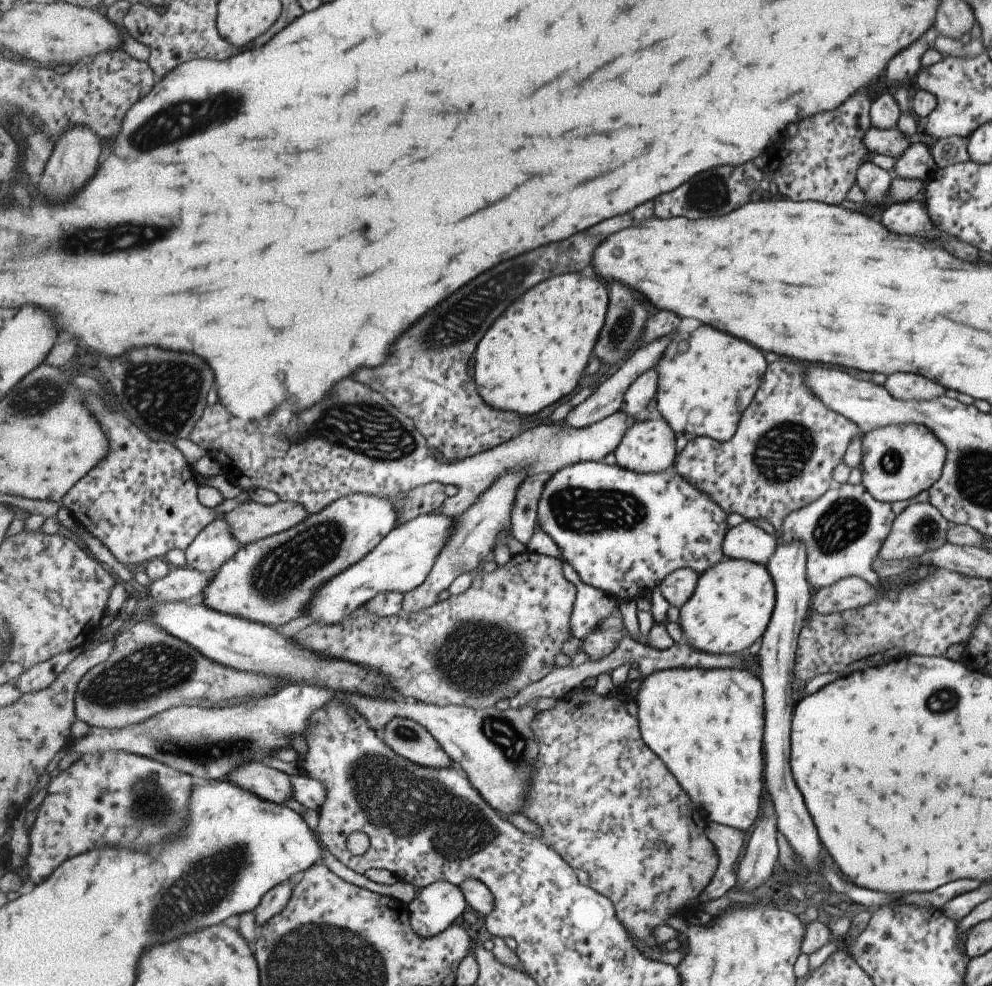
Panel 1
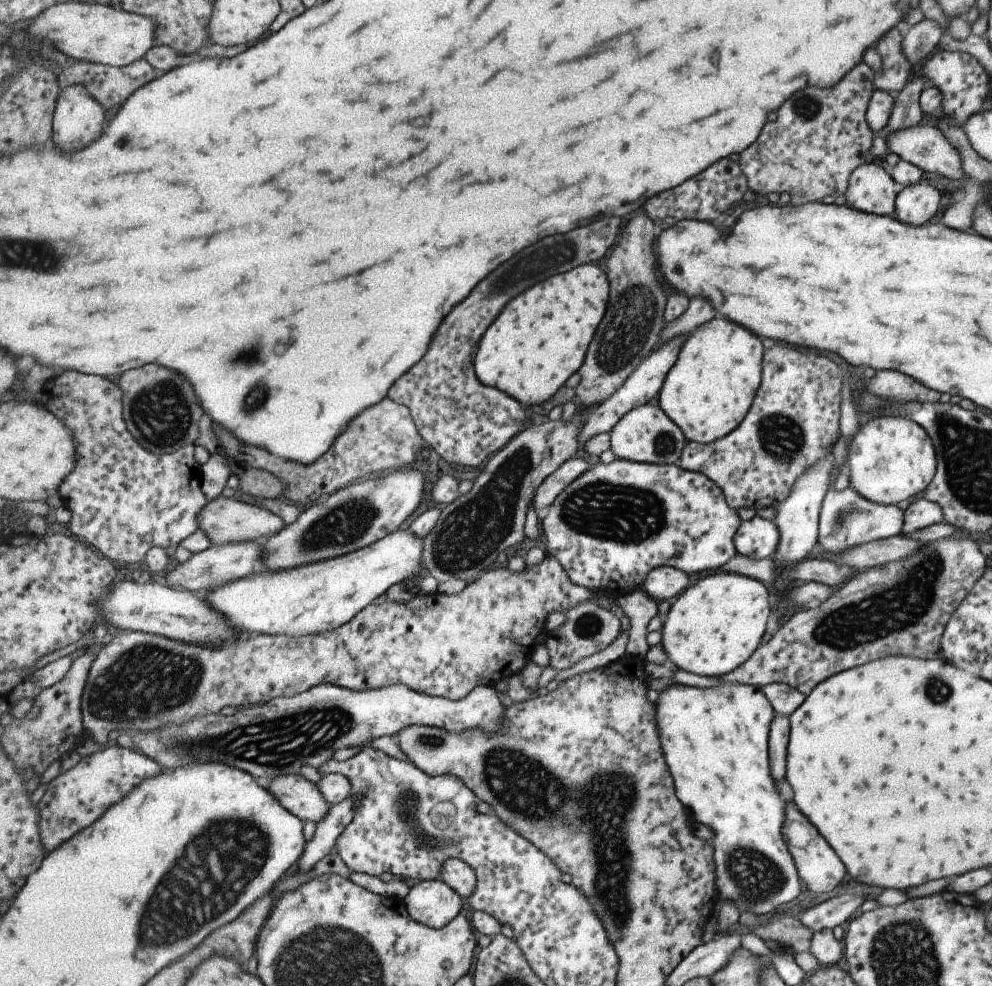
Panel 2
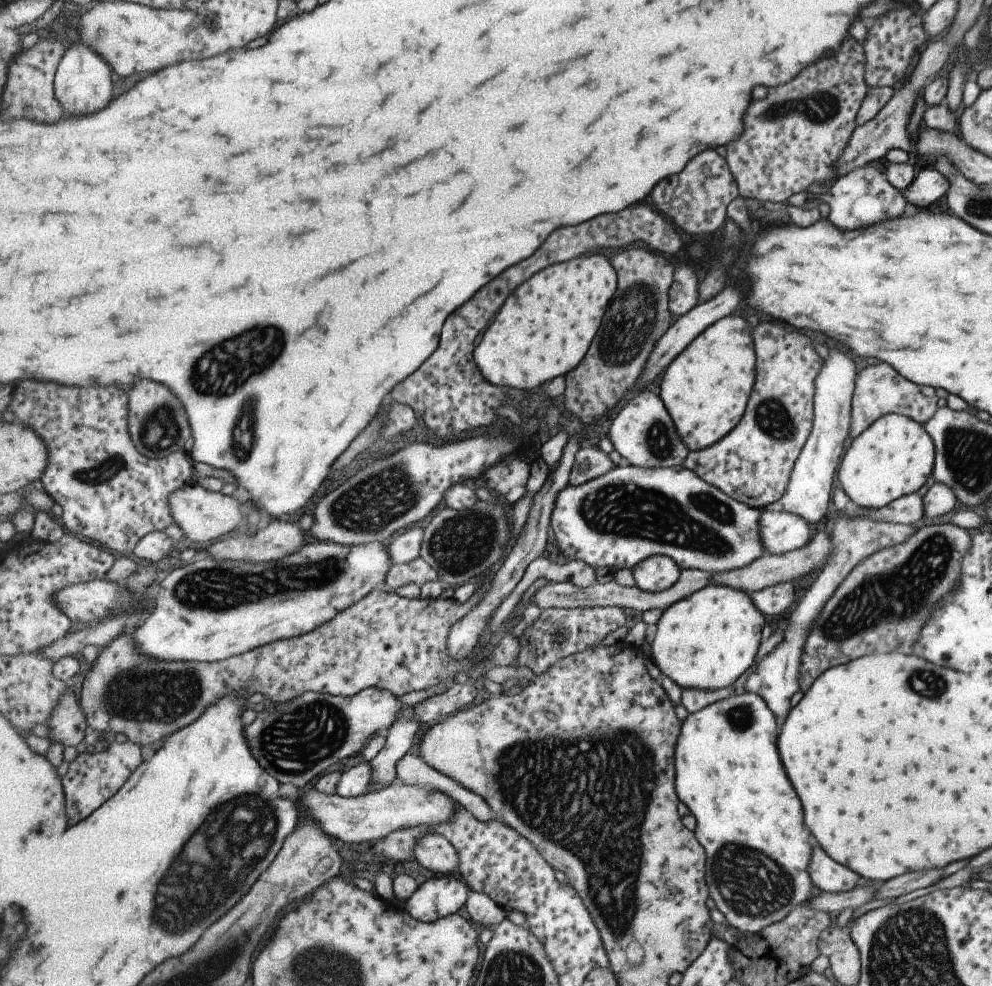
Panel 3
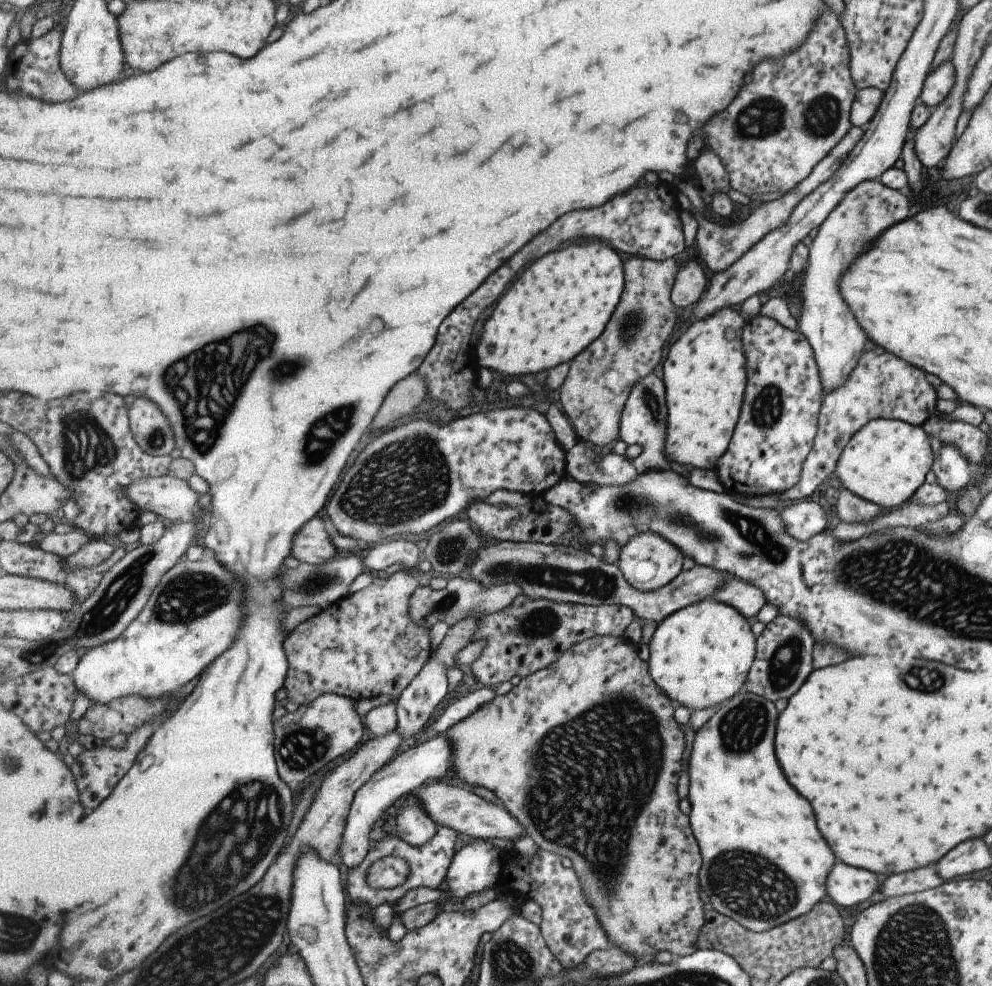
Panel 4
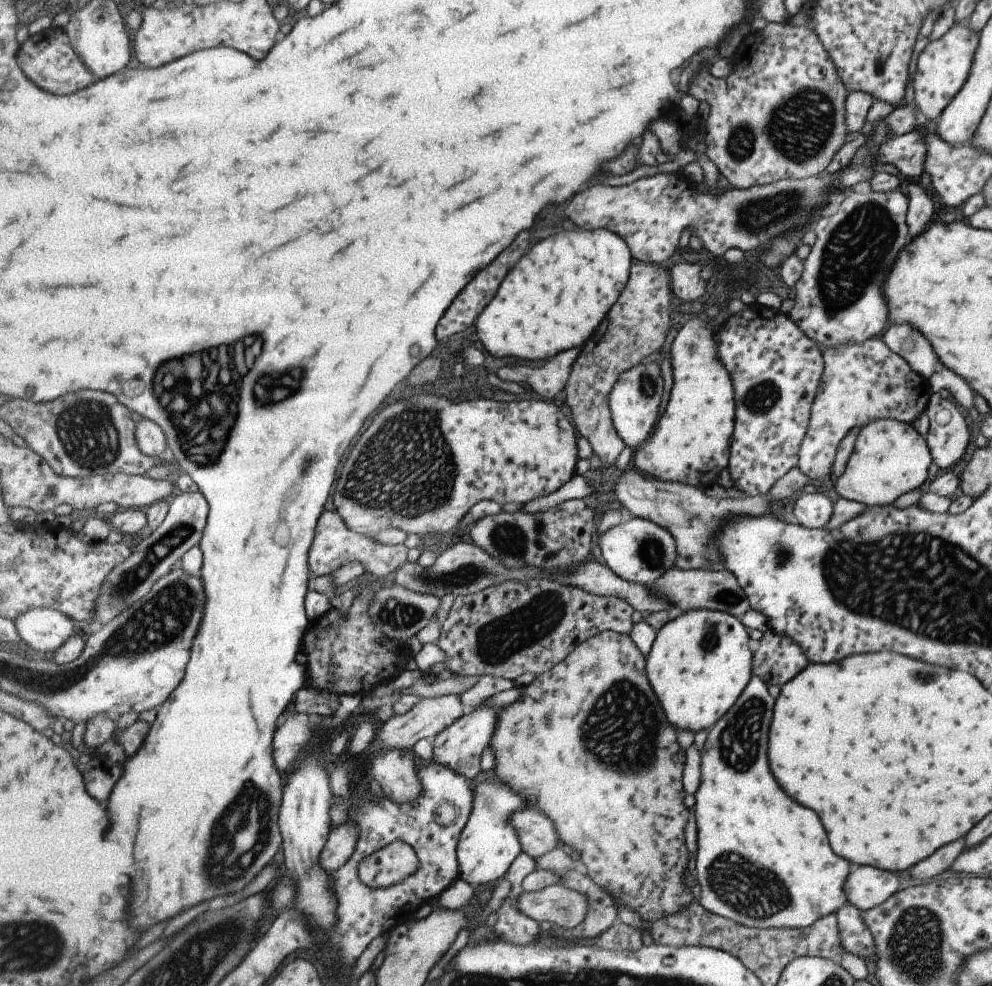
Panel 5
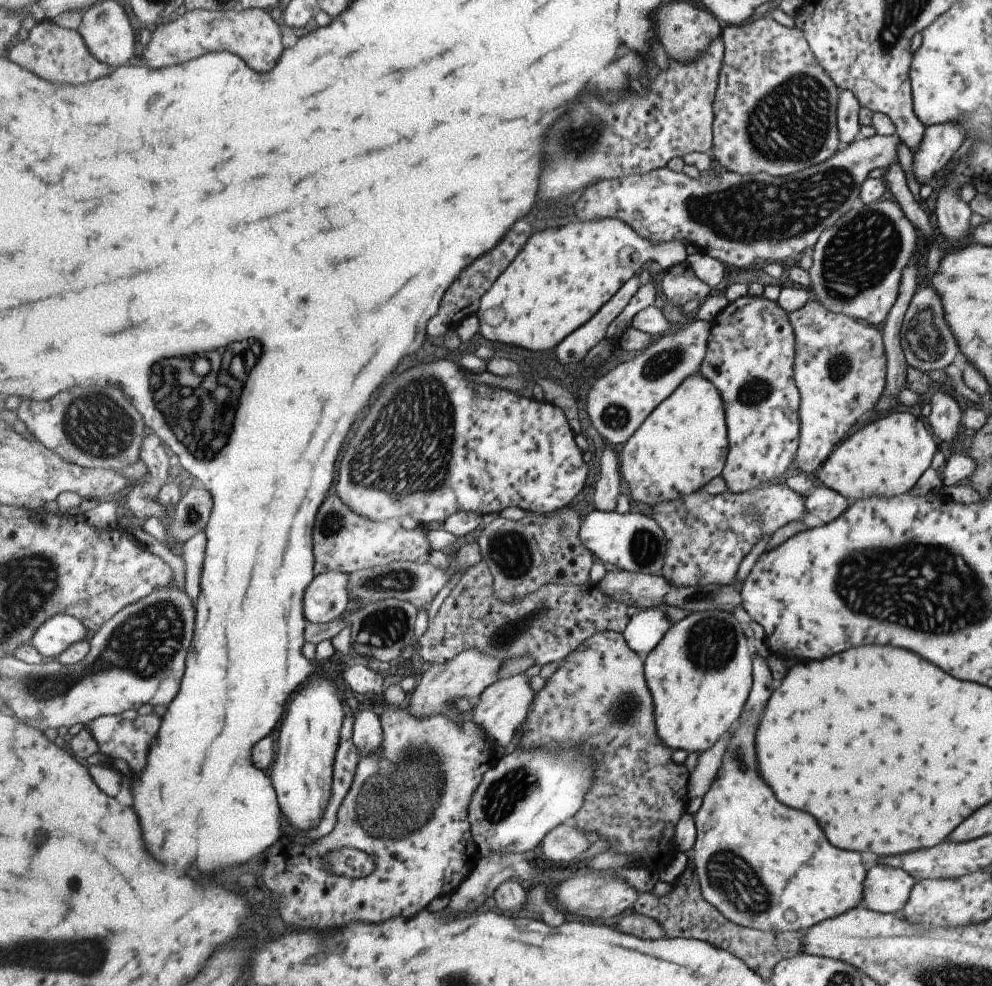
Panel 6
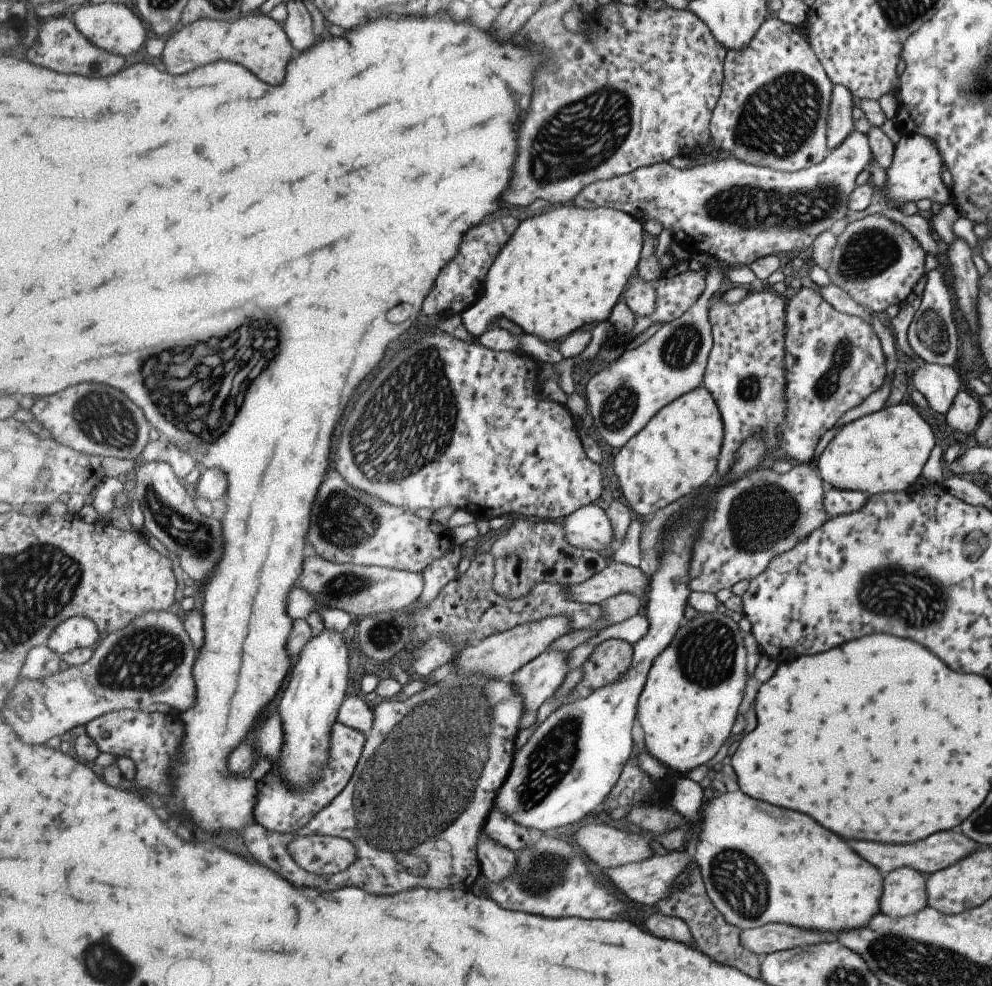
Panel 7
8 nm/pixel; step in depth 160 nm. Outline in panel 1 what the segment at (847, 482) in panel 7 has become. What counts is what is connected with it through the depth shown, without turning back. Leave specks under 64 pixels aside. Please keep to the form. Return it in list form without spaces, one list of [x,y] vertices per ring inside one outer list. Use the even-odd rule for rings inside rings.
[[[899,424],[880,427],[863,436],[861,442],[861,459],[857,469],[861,474],[861,486],[871,498],[883,503],[901,502],[917,496],[919,492],[927,491],[941,475],[945,462],[945,446],[927,430],[923,424]]]

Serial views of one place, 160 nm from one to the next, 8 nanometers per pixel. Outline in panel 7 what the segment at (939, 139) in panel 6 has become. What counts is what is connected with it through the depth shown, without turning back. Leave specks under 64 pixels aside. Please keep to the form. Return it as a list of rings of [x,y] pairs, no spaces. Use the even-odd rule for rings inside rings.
[[[913,133],[912,135],[900,135],[899,141],[894,144],[892,161],[886,168],[887,184],[885,192],[876,190],[874,200],[879,202],[917,202],[921,198],[927,198],[930,202],[937,202],[946,208],[953,206],[950,188],[940,178],[942,171],[942,158],[937,150],[934,140],[929,137]]]

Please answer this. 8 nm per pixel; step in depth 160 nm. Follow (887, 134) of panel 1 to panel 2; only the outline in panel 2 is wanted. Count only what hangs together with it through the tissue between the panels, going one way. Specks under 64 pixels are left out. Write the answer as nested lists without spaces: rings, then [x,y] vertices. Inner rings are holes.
[[[915,125],[901,130],[893,131],[886,138],[888,153],[893,152],[902,161],[914,164],[923,172],[933,172],[939,176],[958,179],[964,174],[960,165],[960,156],[950,145],[950,142],[935,127]]]

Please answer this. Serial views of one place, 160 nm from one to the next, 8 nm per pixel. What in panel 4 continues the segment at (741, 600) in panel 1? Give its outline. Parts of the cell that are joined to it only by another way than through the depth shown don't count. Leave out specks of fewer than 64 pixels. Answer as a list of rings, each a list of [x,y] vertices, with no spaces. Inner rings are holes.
[[[713,597],[686,606],[657,624],[649,645],[653,680],[674,702],[692,711],[724,704],[743,690],[756,654],[749,618]]]

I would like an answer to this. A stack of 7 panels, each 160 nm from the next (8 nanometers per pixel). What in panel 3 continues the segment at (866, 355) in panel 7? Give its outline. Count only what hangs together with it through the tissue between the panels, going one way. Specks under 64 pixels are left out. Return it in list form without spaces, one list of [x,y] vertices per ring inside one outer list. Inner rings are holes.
[[[875,364],[866,366],[858,372],[854,380],[854,390],[850,398],[850,427],[849,436],[853,438],[863,432],[874,420],[880,416],[895,413],[909,417],[923,425],[929,420],[937,406],[935,389],[930,386],[919,386],[907,380],[904,376],[897,374],[888,364]]]

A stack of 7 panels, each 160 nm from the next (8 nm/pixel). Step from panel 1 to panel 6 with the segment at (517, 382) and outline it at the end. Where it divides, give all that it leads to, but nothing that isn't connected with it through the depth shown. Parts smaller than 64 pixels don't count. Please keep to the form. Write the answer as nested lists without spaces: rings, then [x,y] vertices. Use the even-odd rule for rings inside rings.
[[[597,219],[592,221],[581,221],[577,223],[569,223],[569,226],[565,225],[565,228],[557,228],[557,230],[547,230],[547,232],[541,232],[541,234],[535,234],[529,244],[525,246],[525,250],[521,254],[517,255],[517,258],[511,263],[508,270],[501,274],[500,278],[493,285],[491,291],[487,295],[481,298],[479,312],[475,314],[478,320],[478,331],[480,335],[493,342],[502,342],[505,344],[511,344],[513,346],[525,348],[527,350],[553,350],[556,346],[559,346],[561,342],[565,340],[572,332],[575,332],[578,328],[581,328],[584,324],[587,324],[593,316],[621,290],[633,277],[637,277],[642,271],[641,268],[649,262],[649,260],[655,260],[663,268],[670,269],[671,267],[685,263],[685,260],[689,258],[689,252],[685,248],[686,243],[683,241],[669,241],[666,243],[656,244],[644,237],[638,232],[633,230],[632,226],[629,226],[625,221],[619,219]],[[487,318],[502,318],[497,324],[491,324],[487,322]]]

